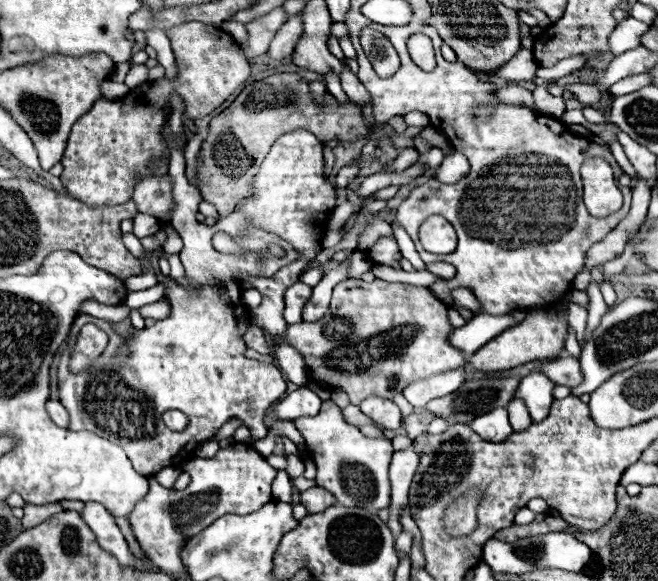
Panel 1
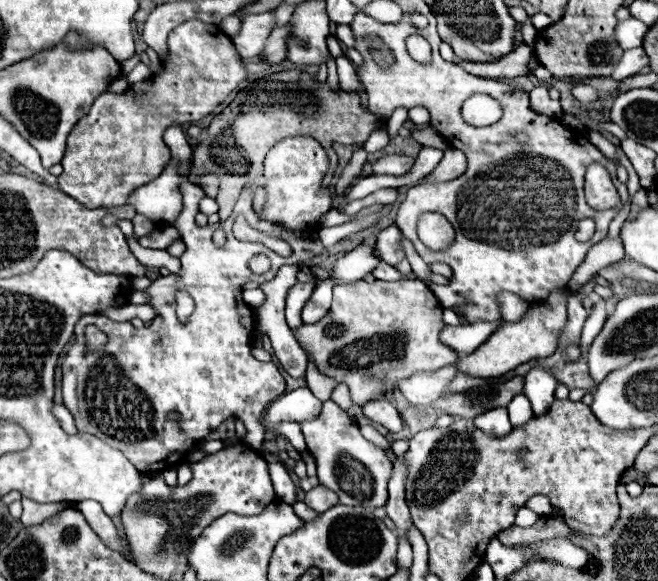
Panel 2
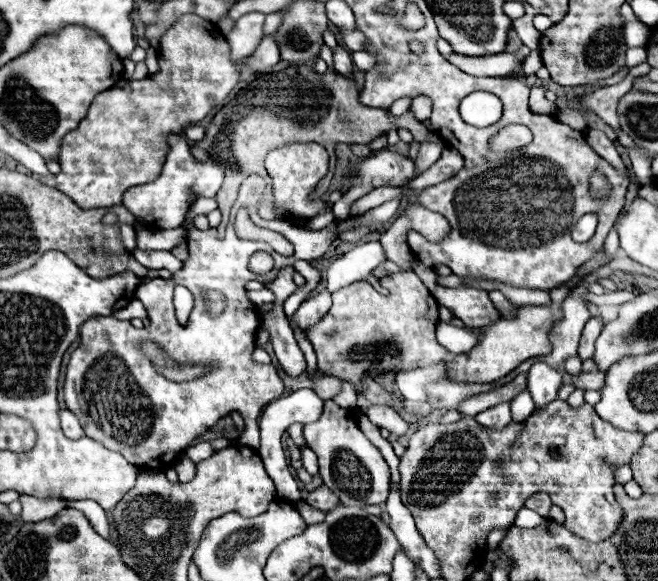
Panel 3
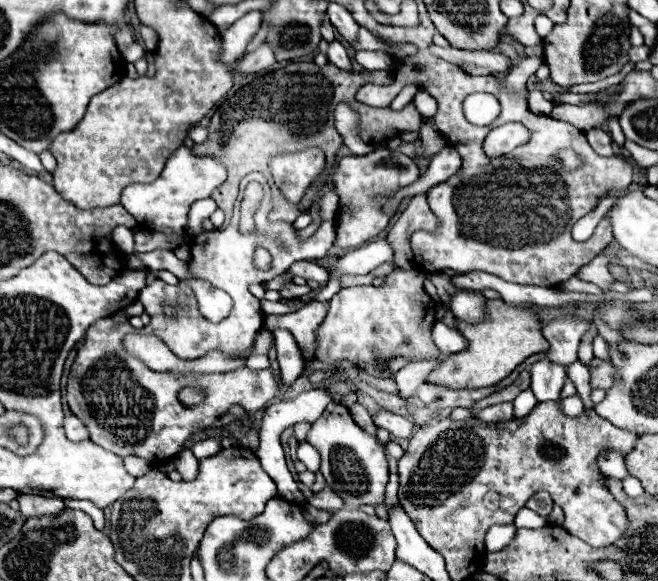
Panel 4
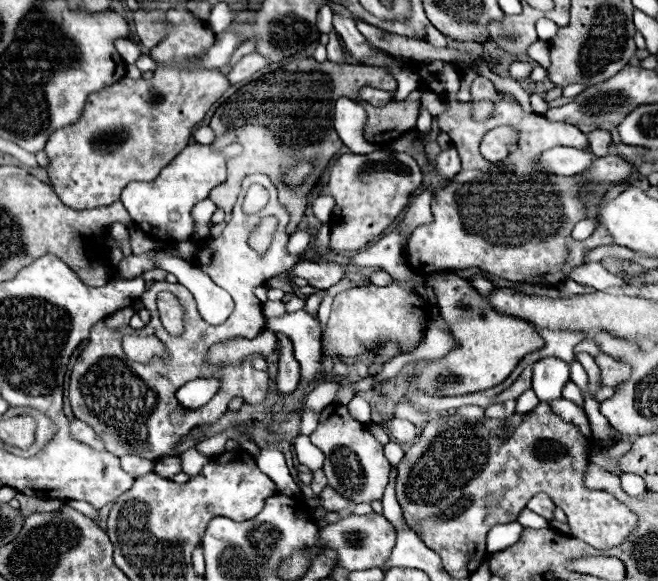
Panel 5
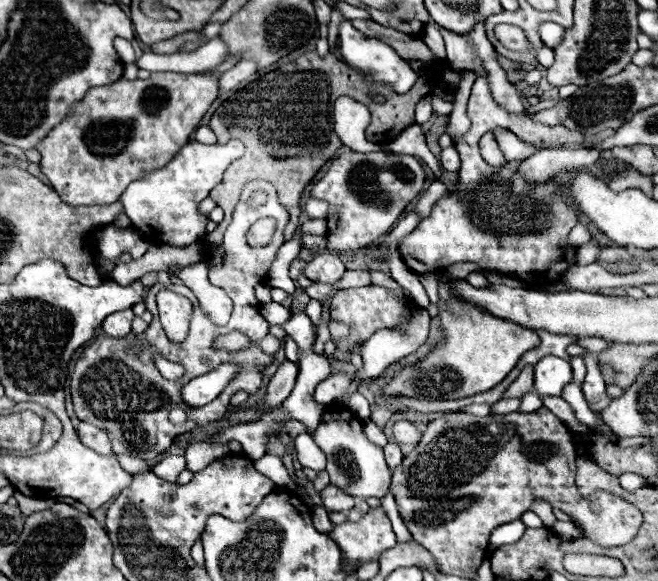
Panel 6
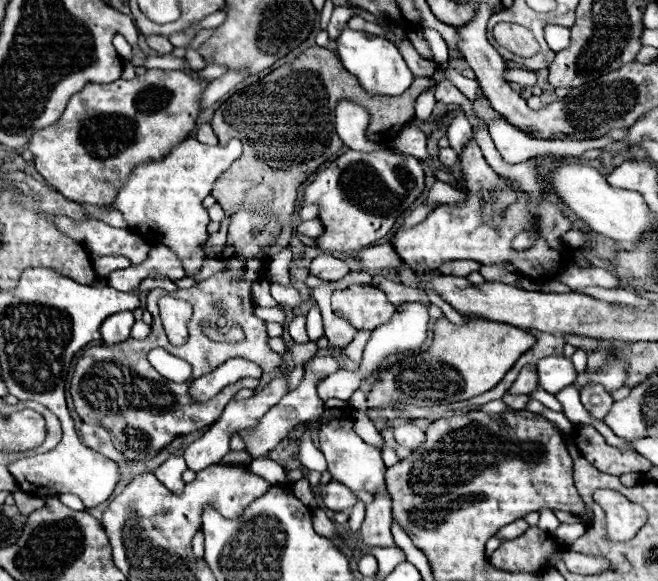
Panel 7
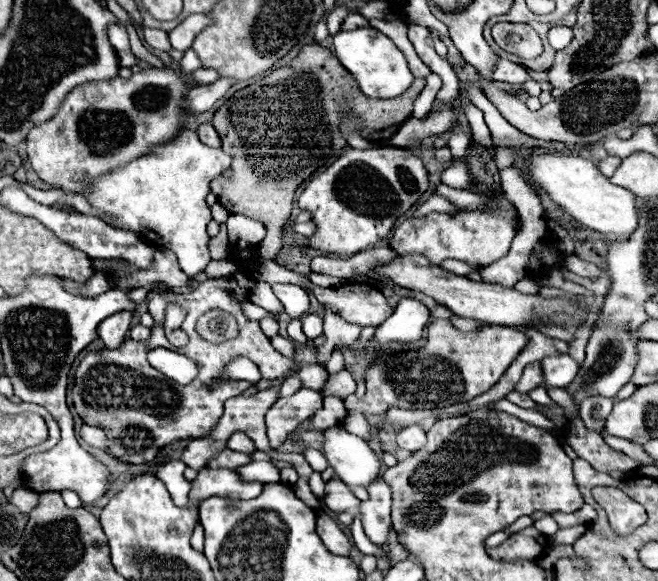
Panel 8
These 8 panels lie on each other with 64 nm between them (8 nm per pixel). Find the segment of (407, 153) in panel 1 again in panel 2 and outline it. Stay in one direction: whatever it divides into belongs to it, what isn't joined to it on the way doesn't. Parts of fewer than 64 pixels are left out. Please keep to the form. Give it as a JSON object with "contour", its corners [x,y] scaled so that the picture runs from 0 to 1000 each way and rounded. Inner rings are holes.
{"contour":[[[587,269],[568,279],[568,299],[611,303],[626,289],[626,282],[629,282],[626,269]]]}

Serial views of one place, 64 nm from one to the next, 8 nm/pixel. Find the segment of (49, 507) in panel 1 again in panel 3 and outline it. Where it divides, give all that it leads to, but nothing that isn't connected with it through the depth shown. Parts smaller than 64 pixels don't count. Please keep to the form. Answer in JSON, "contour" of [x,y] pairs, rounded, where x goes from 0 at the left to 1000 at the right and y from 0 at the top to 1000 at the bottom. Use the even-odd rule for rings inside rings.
{"contour":[[[30,854],[33,864],[33,895],[36,898],[61,898],[70,892],[85,888],[91,878],[100,874],[97,861],[58,861],[52,854]]]}

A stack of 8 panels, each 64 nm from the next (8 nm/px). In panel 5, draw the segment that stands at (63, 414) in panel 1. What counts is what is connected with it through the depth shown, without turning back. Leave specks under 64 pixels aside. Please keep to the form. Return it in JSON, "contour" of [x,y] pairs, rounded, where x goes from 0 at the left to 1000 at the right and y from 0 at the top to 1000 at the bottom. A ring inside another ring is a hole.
{"contour":[[[119,719],[106,723],[106,747],[109,747],[109,754],[119,757],[119,761],[128,761],[128,764],[137,764],[140,771],[158,775],[158,764],[155,764],[155,757],[143,747],[143,740],[140,740],[131,726],[125,726],[125,723],[119,723]]]}

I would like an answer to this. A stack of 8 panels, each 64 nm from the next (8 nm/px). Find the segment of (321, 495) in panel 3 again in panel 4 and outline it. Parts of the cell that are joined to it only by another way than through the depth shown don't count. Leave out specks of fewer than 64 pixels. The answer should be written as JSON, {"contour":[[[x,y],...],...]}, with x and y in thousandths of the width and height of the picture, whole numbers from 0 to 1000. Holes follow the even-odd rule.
{"contour":[[[498,836],[489,840],[486,847],[480,847],[480,850],[468,861],[468,867],[474,867],[477,874],[486,874],[486,878],[498,878],[498,881],[508,881],[508,878],[514,878],[514,874],[523,871],[520,857],[517,857],[514,850],[508,850]]]}

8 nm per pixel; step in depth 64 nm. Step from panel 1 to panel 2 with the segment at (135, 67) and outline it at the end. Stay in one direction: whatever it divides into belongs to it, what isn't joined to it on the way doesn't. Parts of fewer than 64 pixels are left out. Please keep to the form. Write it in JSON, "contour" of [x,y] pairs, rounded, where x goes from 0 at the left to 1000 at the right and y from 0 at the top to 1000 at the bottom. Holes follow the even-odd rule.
{"contour":[[[210,110],[195,131],[191,131],[191,138],[195,138],[195,145],[201,148],[201,145],[207,145],[207,141],[216,141],[216,138],[225,138],[231,131],[231,124],[228,124],[228,117],[225,114],[219,114],[219,110]]]}

